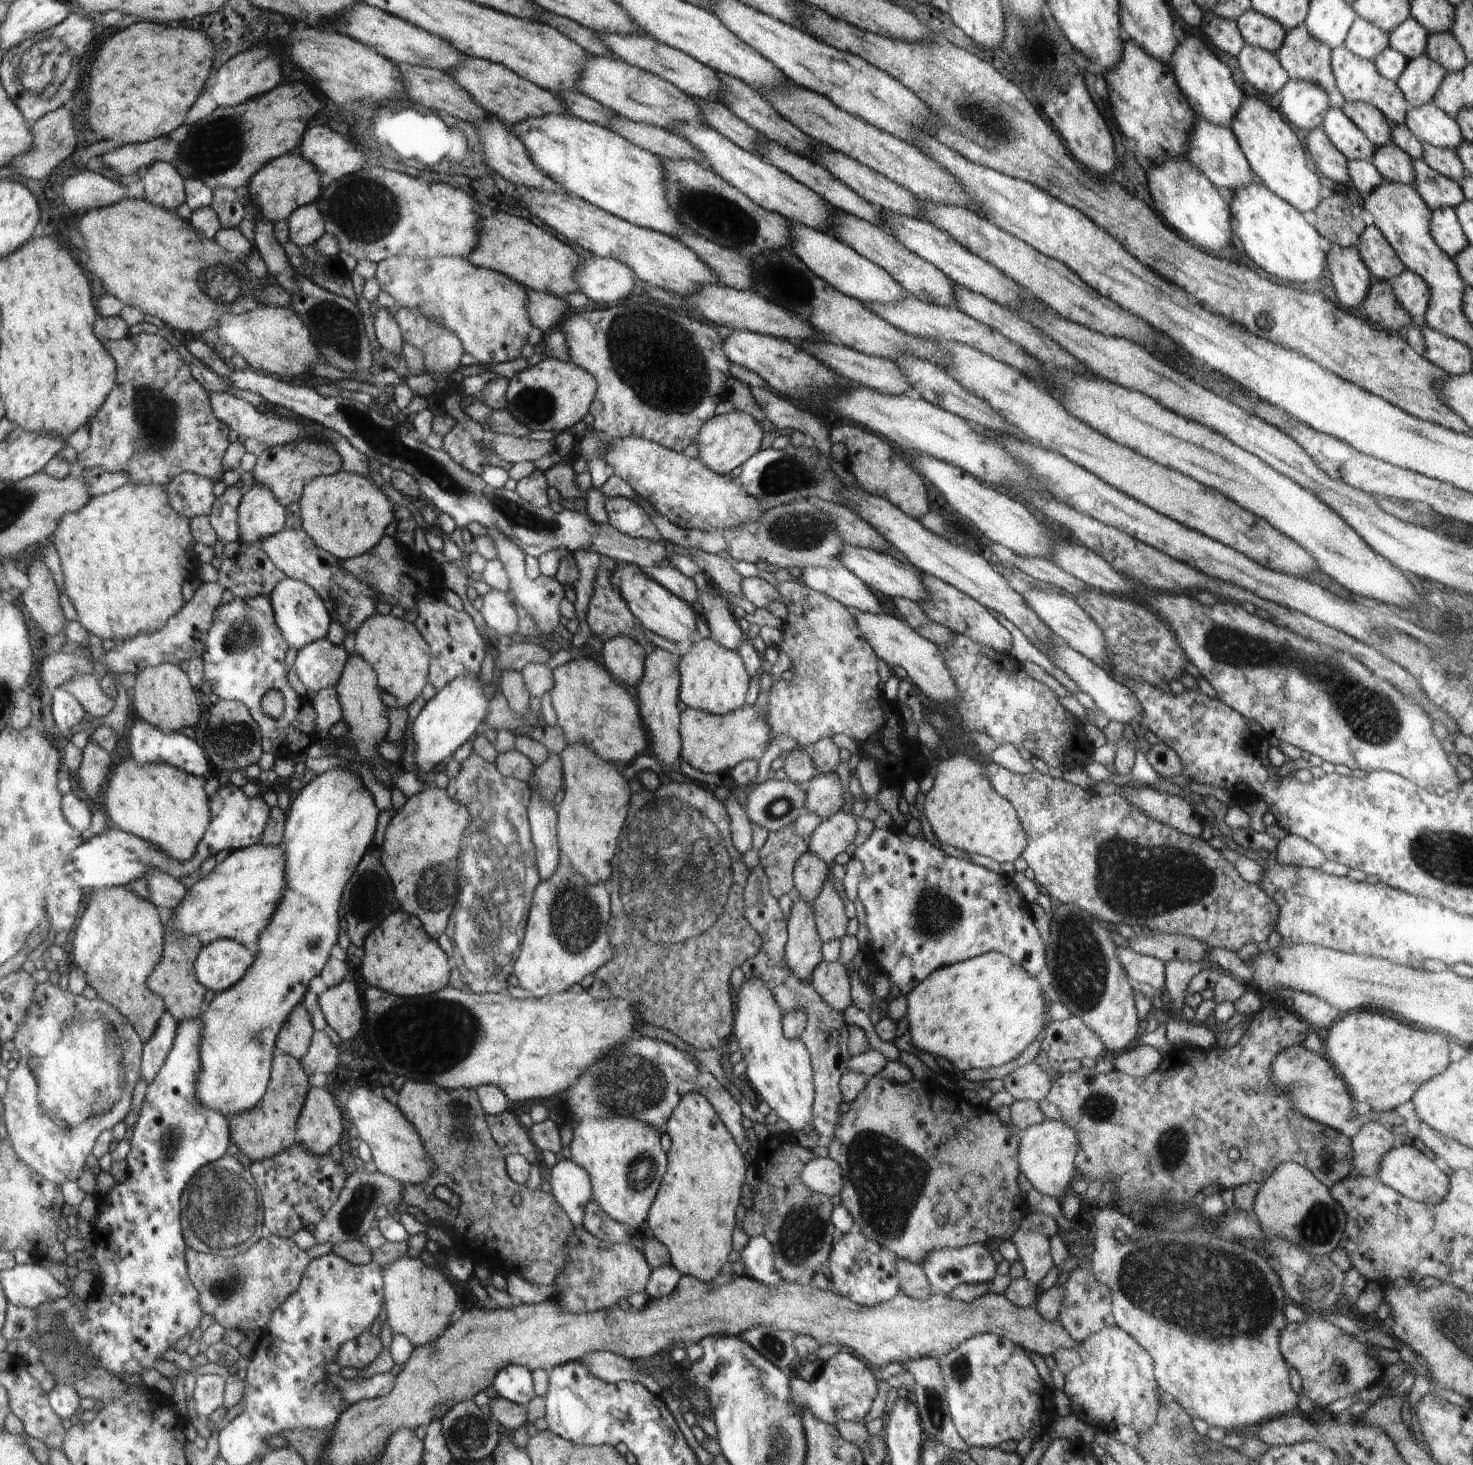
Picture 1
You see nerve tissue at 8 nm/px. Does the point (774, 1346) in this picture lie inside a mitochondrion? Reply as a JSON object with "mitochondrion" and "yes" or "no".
{"mitochondrion":"yes"}

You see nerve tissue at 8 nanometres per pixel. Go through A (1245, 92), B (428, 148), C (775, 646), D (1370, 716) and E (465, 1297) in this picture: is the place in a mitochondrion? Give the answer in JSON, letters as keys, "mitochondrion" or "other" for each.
{"A":"other","B":"other","C":"other","D":"mitochondrion","E":"other"}

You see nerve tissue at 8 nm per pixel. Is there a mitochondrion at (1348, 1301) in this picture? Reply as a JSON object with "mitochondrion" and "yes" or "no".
{"mitochondrion":"no"}

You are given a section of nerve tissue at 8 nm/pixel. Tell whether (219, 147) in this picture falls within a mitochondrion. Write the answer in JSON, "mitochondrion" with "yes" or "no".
{"mitochondrion":"yes"}

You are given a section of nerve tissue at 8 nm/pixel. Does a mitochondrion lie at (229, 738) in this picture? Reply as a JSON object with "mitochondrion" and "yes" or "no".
{"mitochondrion":"yes"}

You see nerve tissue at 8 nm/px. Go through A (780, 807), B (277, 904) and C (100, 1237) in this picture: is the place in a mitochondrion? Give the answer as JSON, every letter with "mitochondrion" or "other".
{"A":"mitochondrion","B":"other","C":"other"}

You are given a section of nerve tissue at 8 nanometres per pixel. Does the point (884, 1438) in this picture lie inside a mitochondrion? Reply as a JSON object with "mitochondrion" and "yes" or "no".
{"mitochondrion":"no"}

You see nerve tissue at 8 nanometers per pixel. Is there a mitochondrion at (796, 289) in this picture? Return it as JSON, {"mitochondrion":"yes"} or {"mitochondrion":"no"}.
{"mitochondrion":"yes"}

